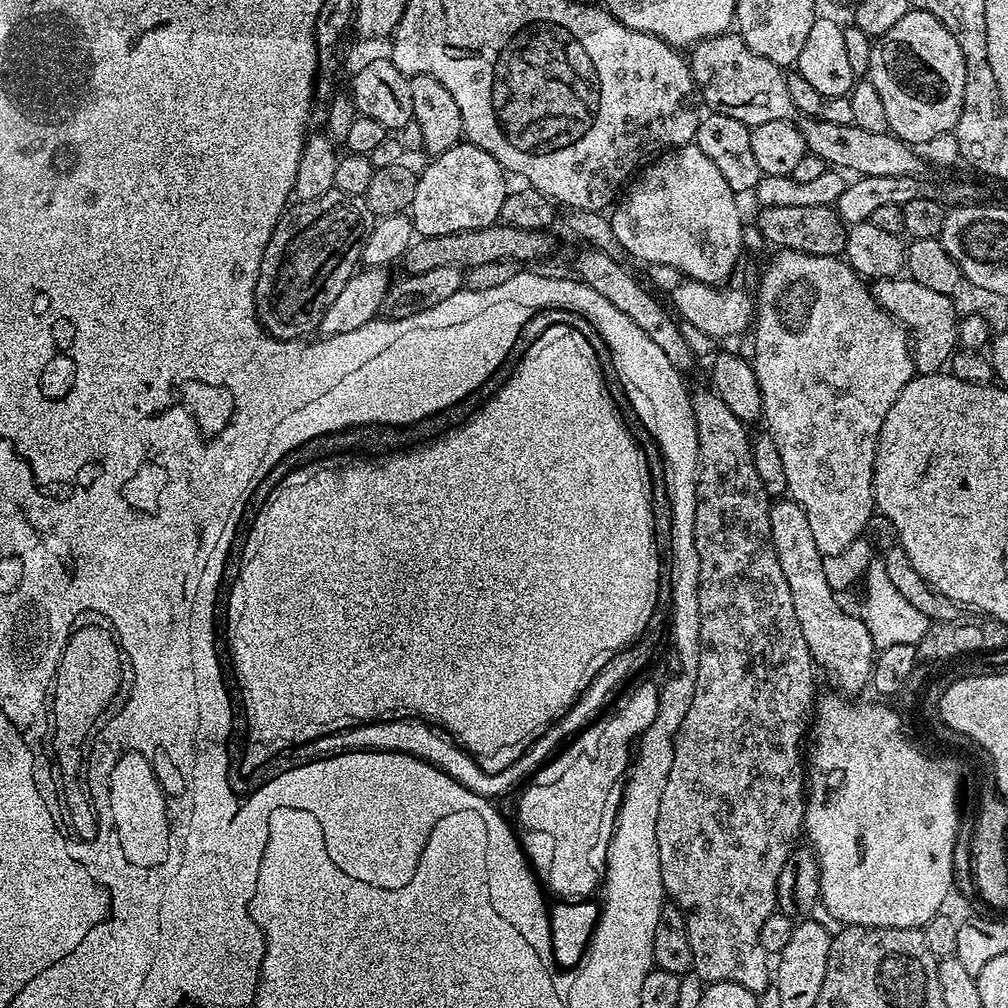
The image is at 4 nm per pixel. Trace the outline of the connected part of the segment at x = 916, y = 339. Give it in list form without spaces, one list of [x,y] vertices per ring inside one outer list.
[[[911,278],[877,280],[874,295],[880,307],[910,333],[917,373],[941,371],[951,361],[952,353],[958,348],[958,315],[952,305],[953,297],[937,294]]]

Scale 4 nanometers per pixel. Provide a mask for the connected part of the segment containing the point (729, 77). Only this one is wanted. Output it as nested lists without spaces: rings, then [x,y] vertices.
[[[721,34],[698,41],[690,52],[690,67],[699,99],[701,96],[711,111],[726,114],[726,118],[738,118],[738,122],[749,126],[797,119],[790,90],[786,90],[785,69],[770,62],[770,58],[762,58],[762,54],[754,54],[738,34]]]

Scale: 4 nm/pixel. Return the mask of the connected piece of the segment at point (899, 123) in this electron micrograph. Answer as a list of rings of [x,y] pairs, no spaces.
[[[910,10],[898,18],[898,22],[894,22],[886,34],[873,39],[867,79],[872,81],[874,90],[878,90],[878,95],[882,97],[888,131],[913,146],[922,146],[938,134],[953,131],[962,114],[962,98],[966,90],[964,55],[962,50],[958,50],[958,42],[954,42],[950,30],[946,30],[938,18],[925,12]]]

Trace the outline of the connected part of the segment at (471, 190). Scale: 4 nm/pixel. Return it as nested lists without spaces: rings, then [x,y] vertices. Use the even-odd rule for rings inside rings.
[[[461,142],[427,162],[424,173],[421,171],[416,177],[417,189],[410,207],[412,227],[420,236],[488,228],[499,221],[502,202],[509,194],[510,185],[504,181],[506,169],[486,154],[486,150]]]

